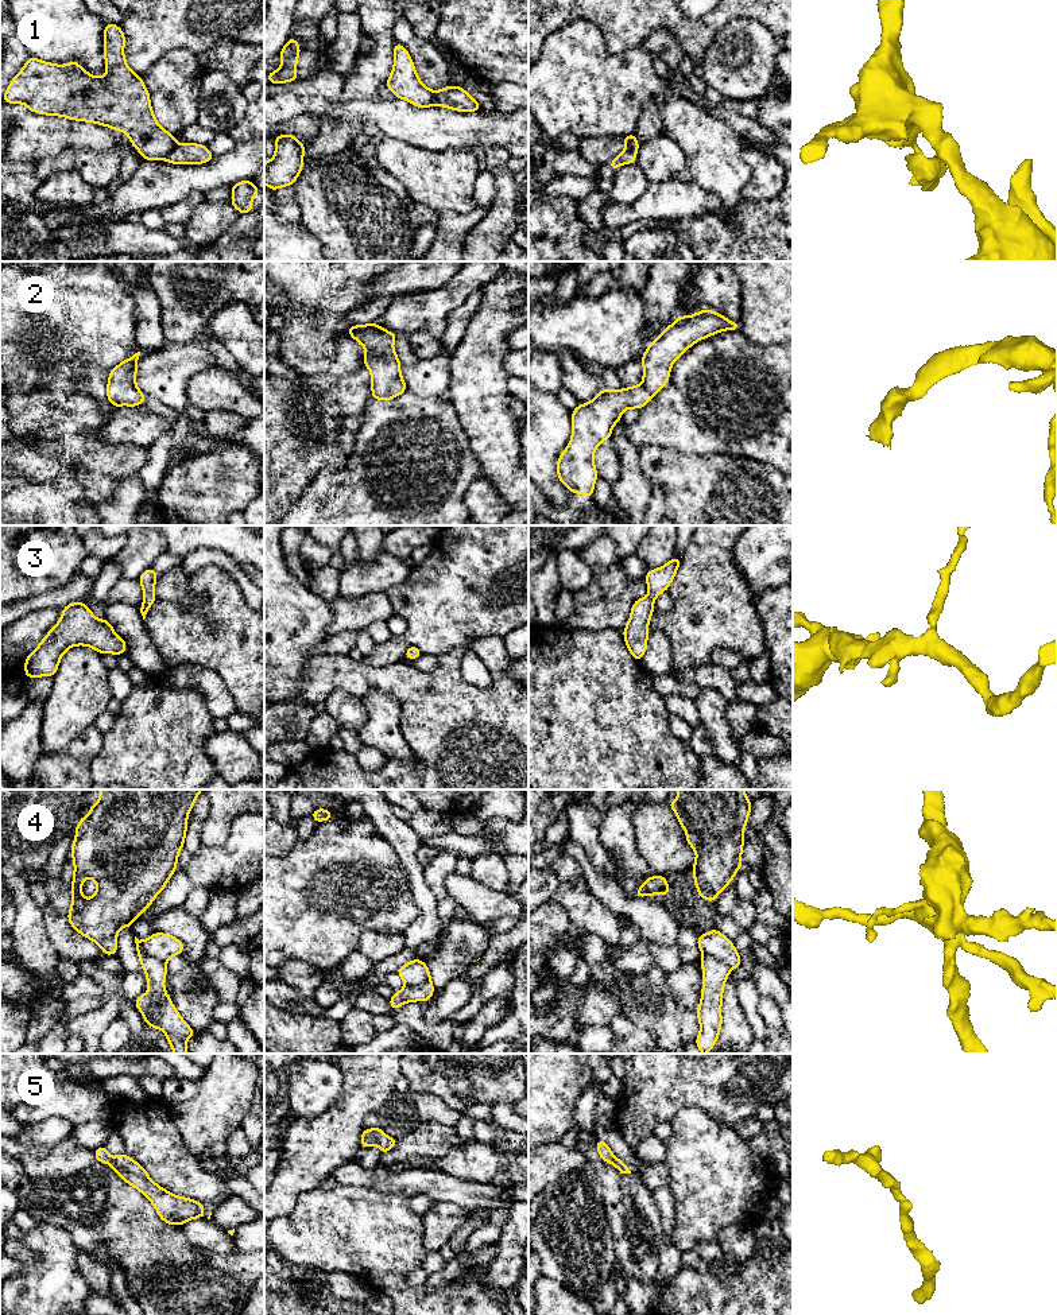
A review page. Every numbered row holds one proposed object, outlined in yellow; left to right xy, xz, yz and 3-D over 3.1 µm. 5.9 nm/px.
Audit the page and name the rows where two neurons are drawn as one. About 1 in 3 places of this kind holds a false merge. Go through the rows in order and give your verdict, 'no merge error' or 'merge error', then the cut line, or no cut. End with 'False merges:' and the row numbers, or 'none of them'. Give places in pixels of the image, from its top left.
1: merge error; cut in xy along (177, 144), (165, 158)
2: no merge error; no cut
3: no merge error; no cut
4: merge error; cut in xy along (139, 941), (139, 947), (144, 953), (165, 964)
5: no merge error; no cut
False merges: 1, 4

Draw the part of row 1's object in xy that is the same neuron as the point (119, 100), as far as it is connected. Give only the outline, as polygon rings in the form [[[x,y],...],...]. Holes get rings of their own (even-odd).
[[[105,23],[104,77],[90,75],[76,61],[55,65],[30,57],[3,100],[24,104],[34,113],[125,132],[144,160],[163,160],[177,146],[177,139],[158,124],[143,79],[127,65],[124,44],[121,28]]]

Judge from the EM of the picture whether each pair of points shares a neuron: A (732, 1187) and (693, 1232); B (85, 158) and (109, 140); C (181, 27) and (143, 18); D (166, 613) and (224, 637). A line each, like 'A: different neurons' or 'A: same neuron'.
A: same neuron
B: different neurons
C: same neuron
D: same neuron

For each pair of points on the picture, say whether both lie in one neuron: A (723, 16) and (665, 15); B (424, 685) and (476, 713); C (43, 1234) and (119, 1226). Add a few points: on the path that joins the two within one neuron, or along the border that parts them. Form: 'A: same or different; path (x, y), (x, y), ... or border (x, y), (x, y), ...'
A: same; path (708, 23), (680, 24)
B: same; path (437, 691), (459, 713), (463, 713)
C: different; border (38, 1221), (61, 1226), (80, 1249)

